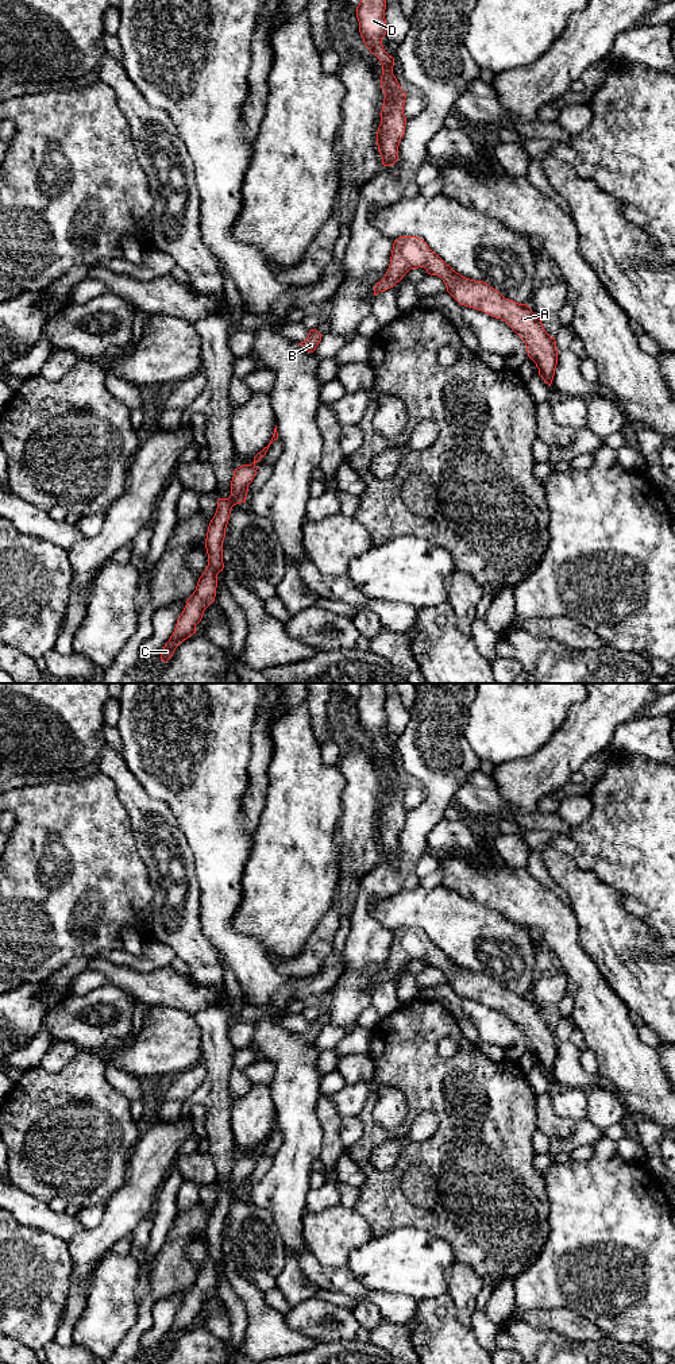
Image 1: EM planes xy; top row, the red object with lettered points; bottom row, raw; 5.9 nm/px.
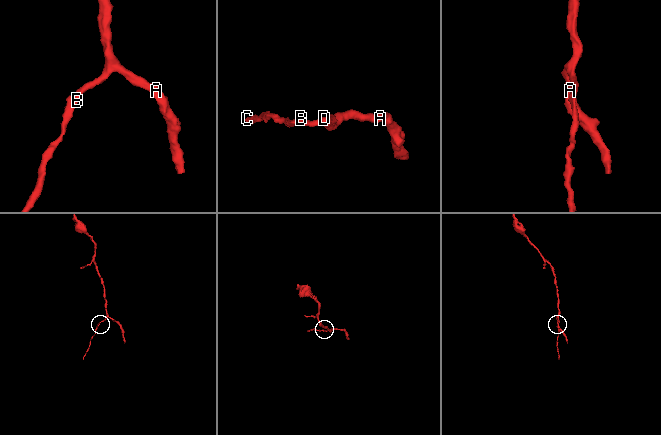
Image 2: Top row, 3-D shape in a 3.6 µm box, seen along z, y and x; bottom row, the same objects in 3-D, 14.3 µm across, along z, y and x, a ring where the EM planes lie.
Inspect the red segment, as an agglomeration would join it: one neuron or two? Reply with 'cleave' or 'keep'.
keep

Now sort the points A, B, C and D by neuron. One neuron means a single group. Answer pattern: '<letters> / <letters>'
A B C D

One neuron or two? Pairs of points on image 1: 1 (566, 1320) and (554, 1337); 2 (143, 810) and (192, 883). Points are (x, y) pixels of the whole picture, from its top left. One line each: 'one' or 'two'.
1: two
2: one

